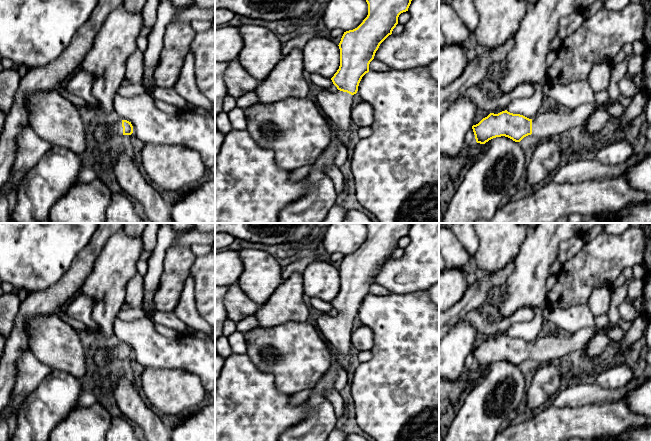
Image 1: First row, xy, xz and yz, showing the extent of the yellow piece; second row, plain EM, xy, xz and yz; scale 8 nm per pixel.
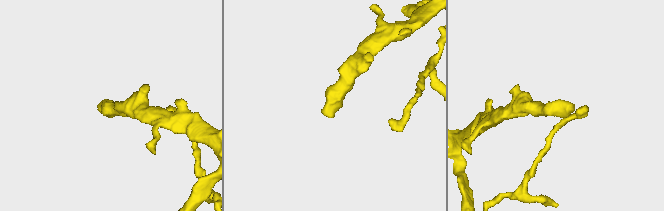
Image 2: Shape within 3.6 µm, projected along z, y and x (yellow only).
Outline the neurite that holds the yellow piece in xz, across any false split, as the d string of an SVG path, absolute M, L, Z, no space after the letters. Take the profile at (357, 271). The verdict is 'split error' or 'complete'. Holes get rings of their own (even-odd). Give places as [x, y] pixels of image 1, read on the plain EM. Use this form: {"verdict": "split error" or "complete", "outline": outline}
{"verdict": "split error", "outline": "M366 223L368 228L368 239L355 253L344 256L339 267L340 290L331 302L337 311L336 316L322 314L316 321L316 328L320 334L335 349L337 354L337 366L344 367L350 353L353 351L351 345L352 320L357 317L362 301L369 296L369 288L374 283L380 268L392 258L398 248L401 237L408 235L413 223Z"}

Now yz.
{"verdict": "split error", "outline": "M596 325L583 328L571 336L565 336L562 331L555 330L533 343L505 334L498 338L490 337L478 348L473 349L472 353L476 366L480 368L501 360L520 366L531 358L539 365L543 365L570 354L581 353L591 344L599 328Z"}

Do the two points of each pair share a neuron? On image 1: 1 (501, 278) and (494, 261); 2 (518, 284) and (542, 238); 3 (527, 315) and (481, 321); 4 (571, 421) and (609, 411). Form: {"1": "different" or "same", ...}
{"1": "different", "2": "same", "3": "same", "4": "same"}

